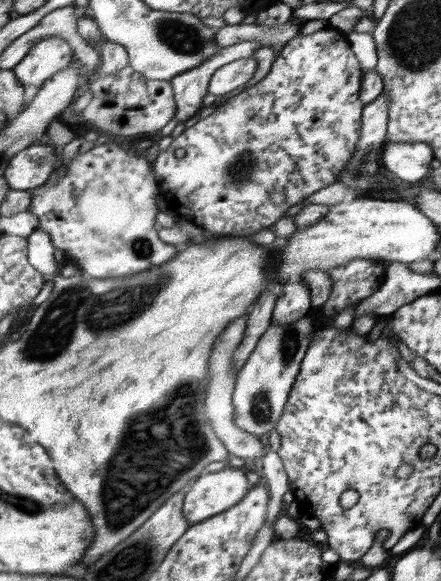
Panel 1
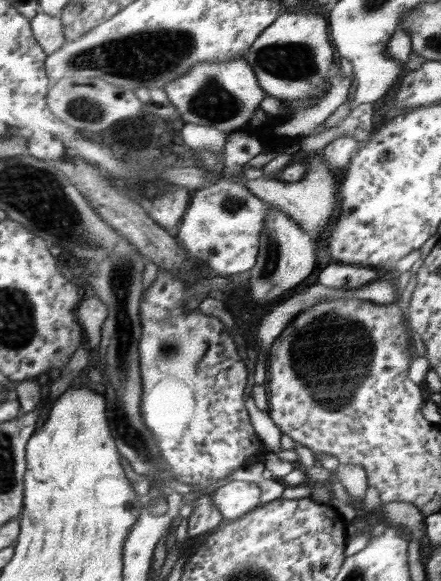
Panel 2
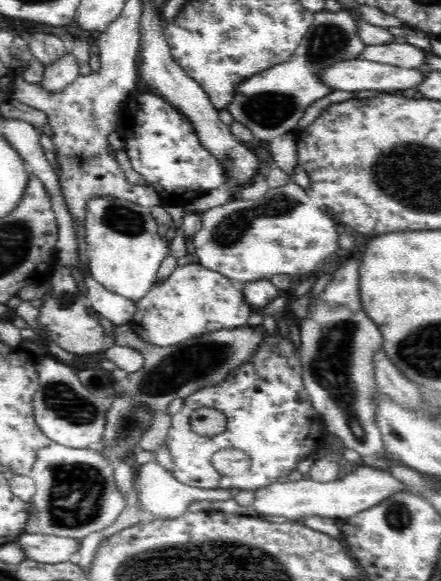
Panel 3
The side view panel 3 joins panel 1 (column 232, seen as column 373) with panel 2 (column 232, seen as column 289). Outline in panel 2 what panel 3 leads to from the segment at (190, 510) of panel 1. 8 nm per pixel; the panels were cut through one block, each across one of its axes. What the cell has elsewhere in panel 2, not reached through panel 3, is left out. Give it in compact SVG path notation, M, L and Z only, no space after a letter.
M231 481L212 493L212 505L229 521L258 507L260 497L261 488L256 483Z

